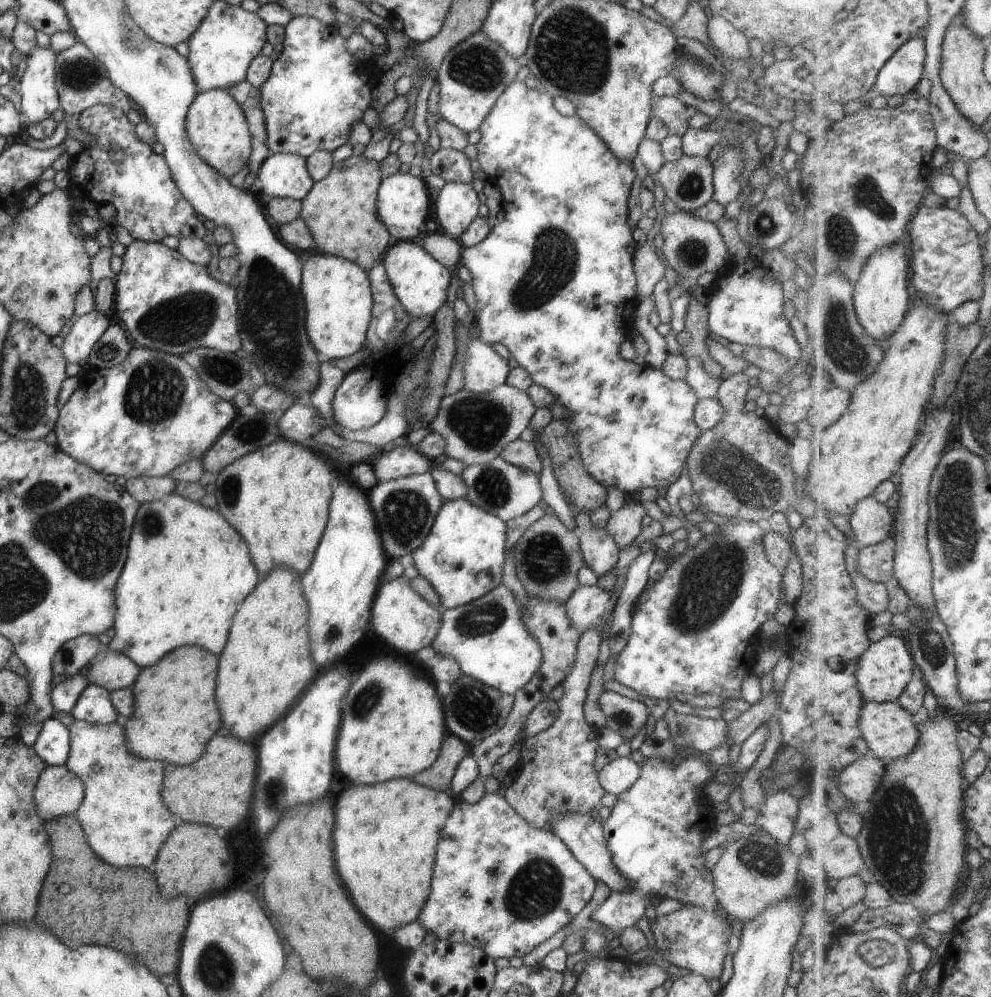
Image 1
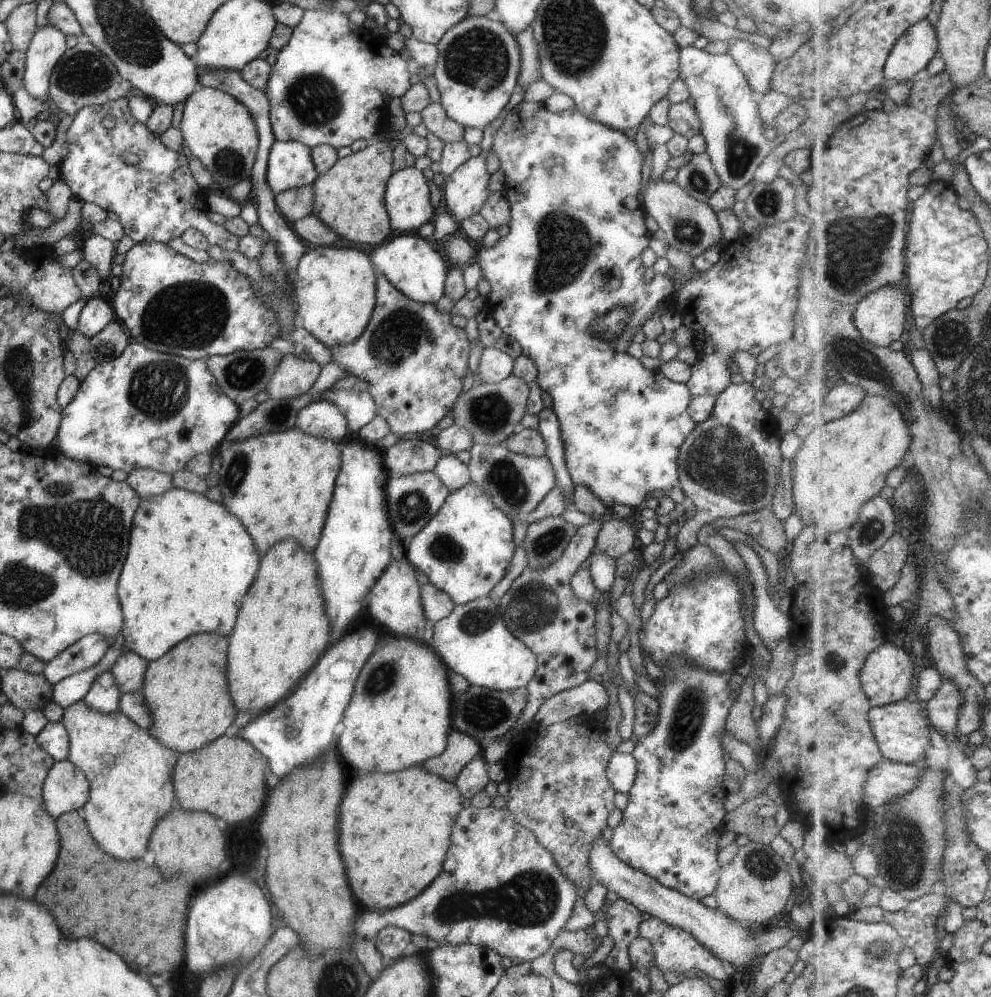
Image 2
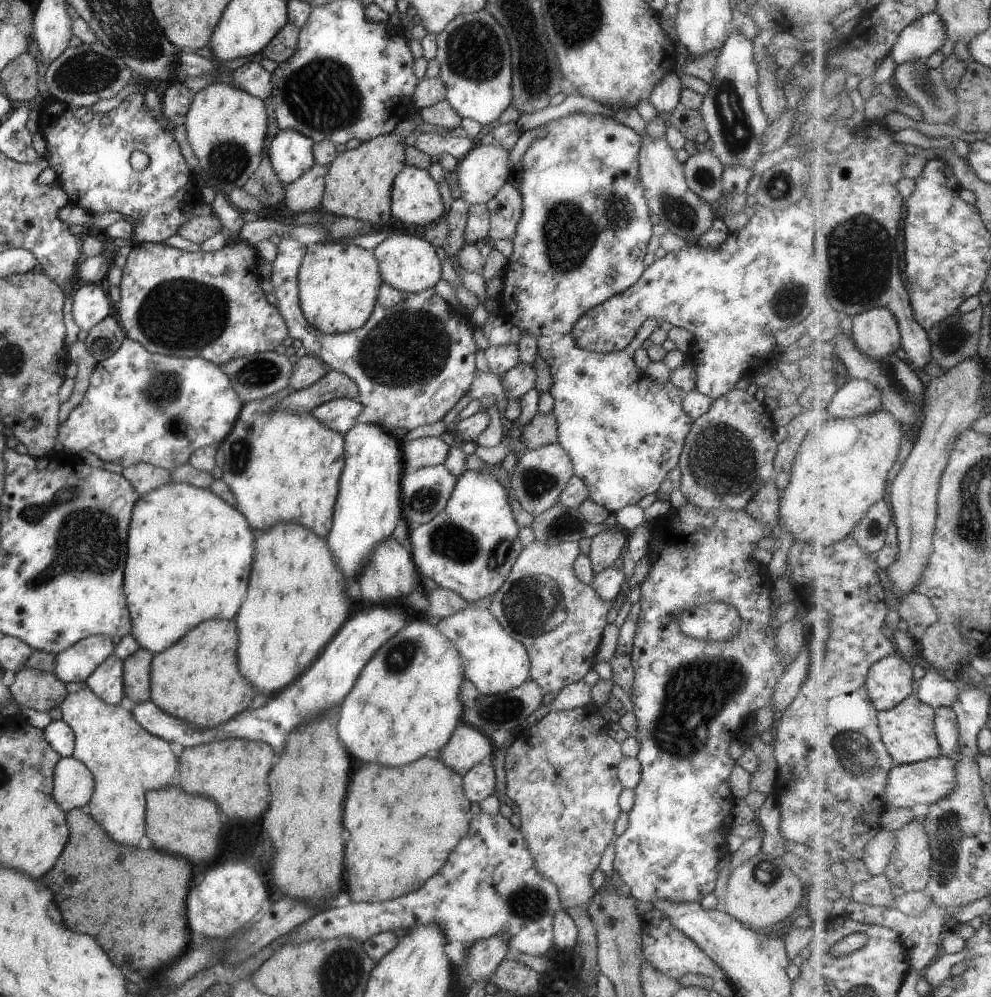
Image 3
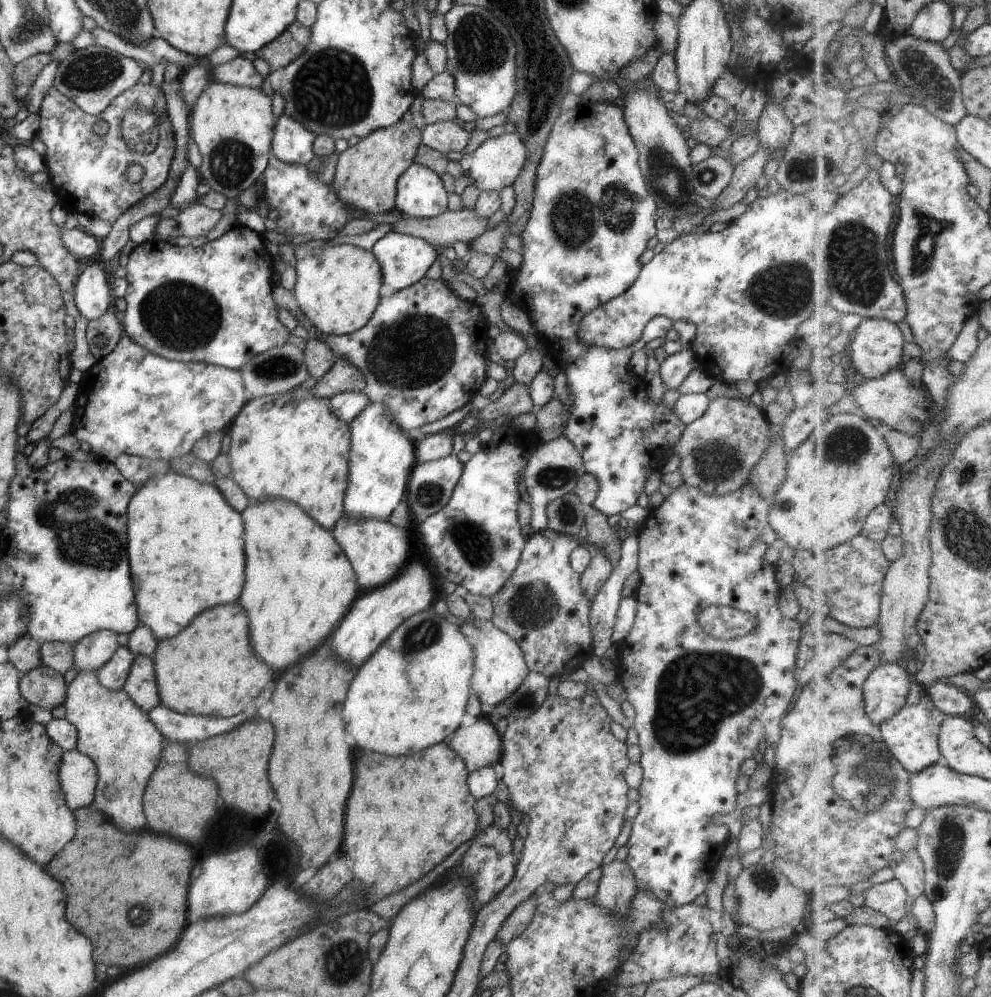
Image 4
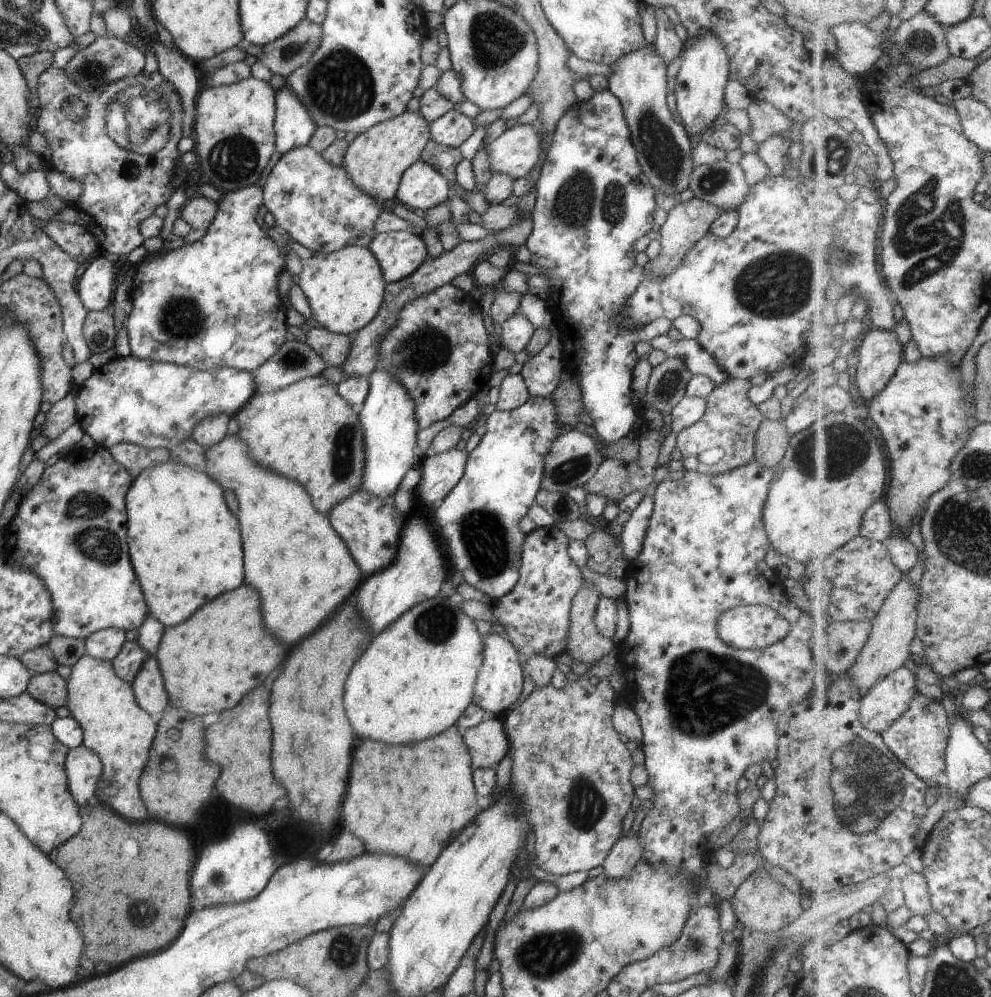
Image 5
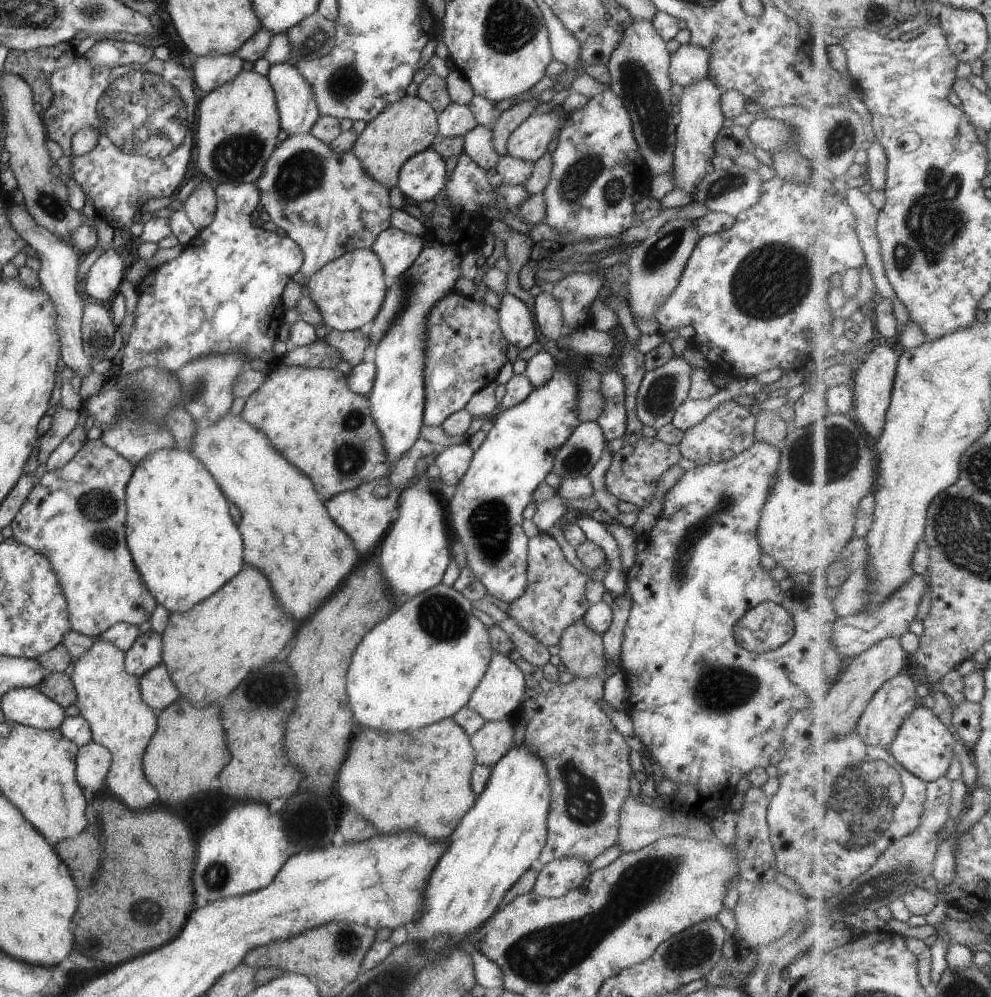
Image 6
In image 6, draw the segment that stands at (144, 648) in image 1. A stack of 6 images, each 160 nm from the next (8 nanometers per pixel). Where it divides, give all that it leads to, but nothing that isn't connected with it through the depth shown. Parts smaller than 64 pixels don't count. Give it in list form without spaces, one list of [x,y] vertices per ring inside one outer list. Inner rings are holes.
[[[157,450],[147,454],[125,486],[126,520],[124,526],[125,543],[131,554],[131,561],[149,590],[149,594],[160,606],[185,612],[209,594],[223,586],[237,570],[241,570],[241,536],[237,526],[229,516],[229,503],[217,487],[214,479],[207,473],[199,460],[190,452]]]

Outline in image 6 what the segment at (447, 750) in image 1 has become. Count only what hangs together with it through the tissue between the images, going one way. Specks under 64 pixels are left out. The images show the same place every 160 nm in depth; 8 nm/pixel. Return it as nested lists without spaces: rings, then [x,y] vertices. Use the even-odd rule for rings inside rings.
[[[506,718],[486,721],[479,730],[469,735],[475,765],[493,767],[509,750],[514,728]]]

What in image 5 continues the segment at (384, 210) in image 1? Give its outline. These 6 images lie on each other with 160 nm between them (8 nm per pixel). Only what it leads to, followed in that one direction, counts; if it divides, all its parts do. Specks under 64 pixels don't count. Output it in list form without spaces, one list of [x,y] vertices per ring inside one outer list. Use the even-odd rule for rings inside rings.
[[[419,158],[401,173],[395,197],[411,211],[425,211],[445,200],[447,187],[439,170]]]

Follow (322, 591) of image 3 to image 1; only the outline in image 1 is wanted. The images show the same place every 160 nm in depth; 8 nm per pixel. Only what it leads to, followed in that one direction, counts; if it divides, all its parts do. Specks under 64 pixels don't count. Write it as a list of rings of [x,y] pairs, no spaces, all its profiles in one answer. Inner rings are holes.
[[[275,566],[269,570],[269,574],[259,578],[257,586],[247,594],[247,598],[239,602],[237,614],[233,614],[231,620],[225,648],[219,654],[215,688],[215,702],[221,714],[221,722],[236,739],[254,742],[295,704],[305,686],[315,676],[317,668],[312,658],[309,658],[307,617],[308,608],[301,590],[300,576],[285,566]]]

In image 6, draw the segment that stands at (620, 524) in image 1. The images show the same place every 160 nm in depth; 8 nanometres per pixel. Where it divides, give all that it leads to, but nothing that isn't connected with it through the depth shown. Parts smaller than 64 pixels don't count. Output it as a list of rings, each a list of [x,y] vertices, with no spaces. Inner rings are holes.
[[[582,618],[572,622],[559,639],[560,662],[574,677],[601,676],[606,658],[600,634],[586,627]]]

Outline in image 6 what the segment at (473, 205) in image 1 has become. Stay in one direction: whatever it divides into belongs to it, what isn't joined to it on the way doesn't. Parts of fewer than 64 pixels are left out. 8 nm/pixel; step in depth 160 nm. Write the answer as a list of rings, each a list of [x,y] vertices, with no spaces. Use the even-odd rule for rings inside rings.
[[[563,110],[560,114],[551,111],[529,116],[509,134],[505,142],[507,155],[523,162],[535,162],[555,143],[566,116]]]

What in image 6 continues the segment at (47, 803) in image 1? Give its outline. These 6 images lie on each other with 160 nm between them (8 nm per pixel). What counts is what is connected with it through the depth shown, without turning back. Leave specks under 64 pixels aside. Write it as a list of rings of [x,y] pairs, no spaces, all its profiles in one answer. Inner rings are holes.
[[[90,741],[78,747],[74,775],[83,792],[91,796],[103,786],[111,763],[111,754],[103,746]]]

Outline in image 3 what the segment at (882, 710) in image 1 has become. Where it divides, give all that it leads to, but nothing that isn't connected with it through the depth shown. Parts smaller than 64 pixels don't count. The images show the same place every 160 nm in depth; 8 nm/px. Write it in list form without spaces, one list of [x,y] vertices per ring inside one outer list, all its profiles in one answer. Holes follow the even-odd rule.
[[[918,693],[911,694],[890,711],[878,711],[881,736],[897,765],[912,765],[941,757],[942,748],[936,735],[936,710],[921,700]]]

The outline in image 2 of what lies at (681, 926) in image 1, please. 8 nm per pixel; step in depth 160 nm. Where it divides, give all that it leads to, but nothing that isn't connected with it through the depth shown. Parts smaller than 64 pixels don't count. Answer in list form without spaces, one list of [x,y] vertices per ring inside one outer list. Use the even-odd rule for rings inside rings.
[[[649,917],[643,920],[638,926],[638,936],[652,946],[654,966],[658,967],[660,972],[673,971],[676,973],[683,973],[685,970],[695,970],[699,974],[707,978],[715,978],[724,981],[726,978],[723,971],[723,964],[721,959],[710,953],[702,944],[699,944],[695,938],[691,937],[689,933],[678,929],[674,926],[669,926],[666,922],[655,917]]]

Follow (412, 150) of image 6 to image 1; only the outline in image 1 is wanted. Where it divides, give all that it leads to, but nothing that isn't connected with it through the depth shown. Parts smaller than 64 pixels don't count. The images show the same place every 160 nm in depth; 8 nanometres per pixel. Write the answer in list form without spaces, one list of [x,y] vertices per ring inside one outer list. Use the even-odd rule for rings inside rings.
[[[351,155],[345,160],[333,163],[325,178],[313,183],[309,192],[300,200],[299,217],[304,220],[313,237],[316,252],[346,258],[365,270],[368,270],[371,262],[379,262],[386,248],[393,242],[376,211],[376,192],[381,179],[378,162],[365,159],[363,155]]]

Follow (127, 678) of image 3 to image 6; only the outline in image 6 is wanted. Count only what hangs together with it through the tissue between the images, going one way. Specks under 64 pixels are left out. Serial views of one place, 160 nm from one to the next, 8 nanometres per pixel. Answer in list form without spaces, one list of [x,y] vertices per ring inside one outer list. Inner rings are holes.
[[[161,663],[138,678],[138,688],[143,704],[147,704],[151,710],[164,710],[179,696],[167,668]]]

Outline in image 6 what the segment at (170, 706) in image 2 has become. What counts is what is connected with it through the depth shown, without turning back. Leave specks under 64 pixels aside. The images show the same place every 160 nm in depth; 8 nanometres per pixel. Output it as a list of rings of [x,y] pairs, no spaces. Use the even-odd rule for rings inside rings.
[[[243,564],[243,568],[209,598],[195,604],[183,614],[168,616],[166,628],[161,634],[161,664],[167,668],[169,677],[181,696],[193,702],[193,706],[203,708],[211,702],[221,703],[219,698],[225,698],[249,670],[263,666],[269,662],[269,658],[275,658],[285,642],[293,636],[293,630],[295,622],[273,598],[267,578],[257,568]]]

